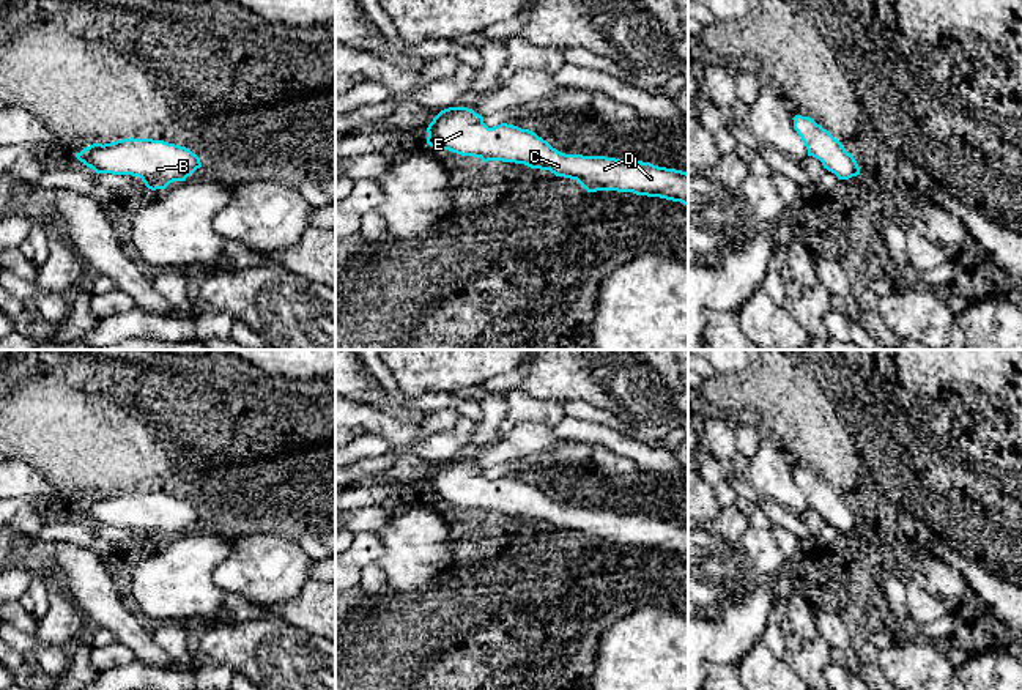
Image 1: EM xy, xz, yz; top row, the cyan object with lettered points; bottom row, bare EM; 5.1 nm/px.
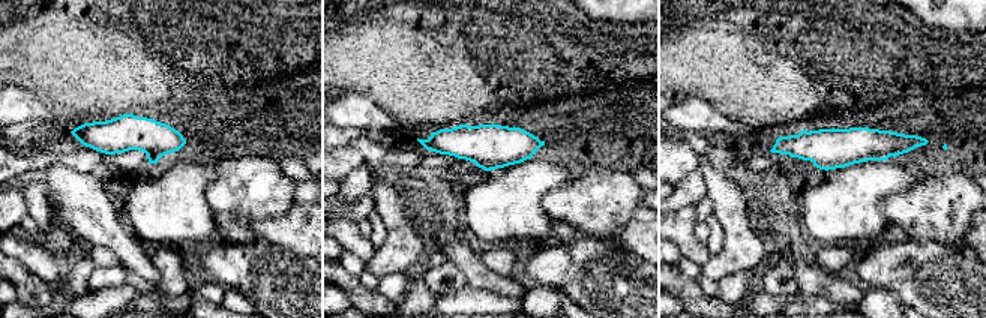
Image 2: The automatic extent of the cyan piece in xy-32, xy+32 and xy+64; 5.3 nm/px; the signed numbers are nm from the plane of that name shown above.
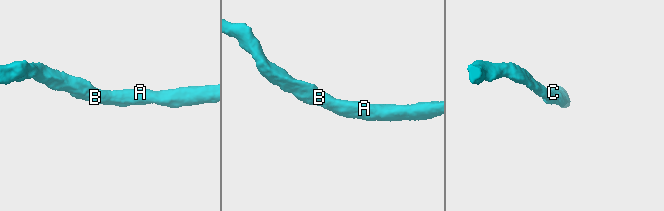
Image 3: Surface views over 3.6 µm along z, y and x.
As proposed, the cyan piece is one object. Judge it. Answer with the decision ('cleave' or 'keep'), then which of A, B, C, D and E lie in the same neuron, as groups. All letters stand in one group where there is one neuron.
keep; groups A B C D E

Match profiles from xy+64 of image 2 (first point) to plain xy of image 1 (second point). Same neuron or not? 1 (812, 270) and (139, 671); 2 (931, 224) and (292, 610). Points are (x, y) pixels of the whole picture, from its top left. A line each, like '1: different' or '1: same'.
1: different
2: different

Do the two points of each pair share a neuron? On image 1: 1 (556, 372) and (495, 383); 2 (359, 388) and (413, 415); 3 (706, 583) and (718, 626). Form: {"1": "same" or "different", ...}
{"1": "different", "2": "same", "3": "different"}

